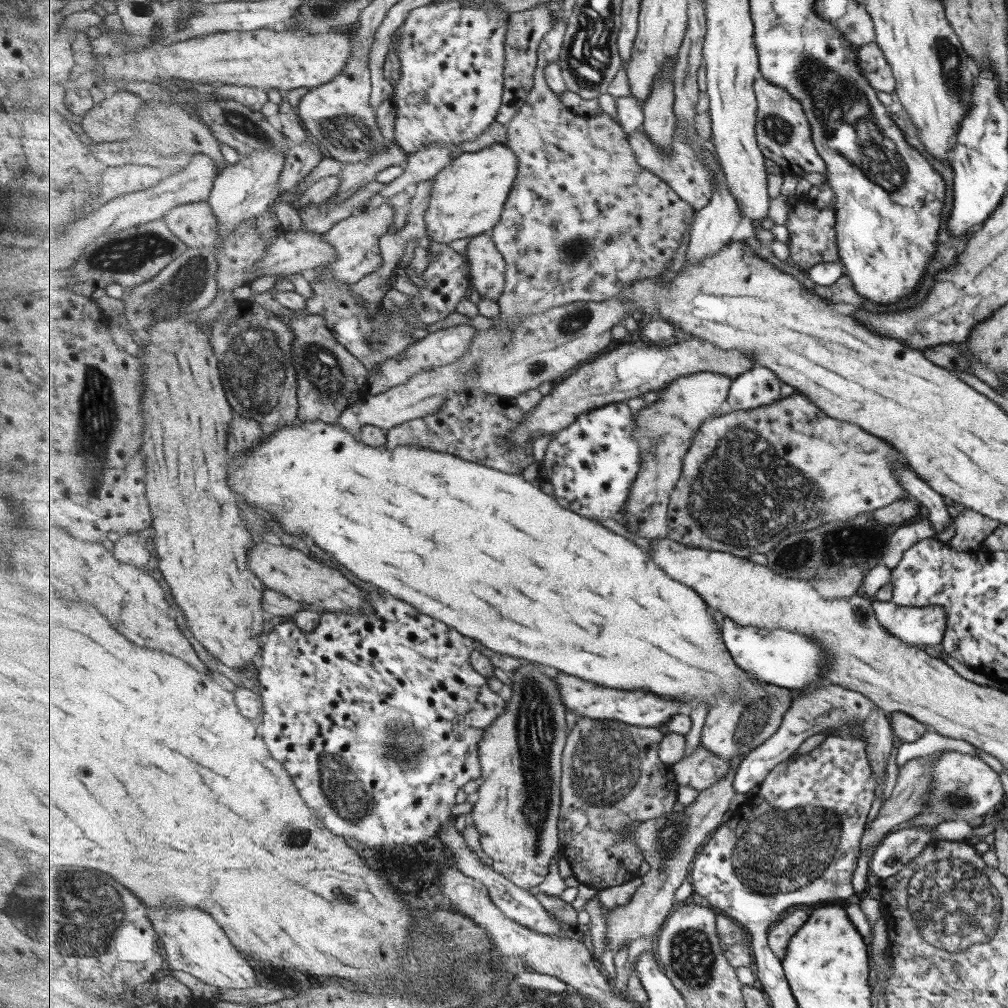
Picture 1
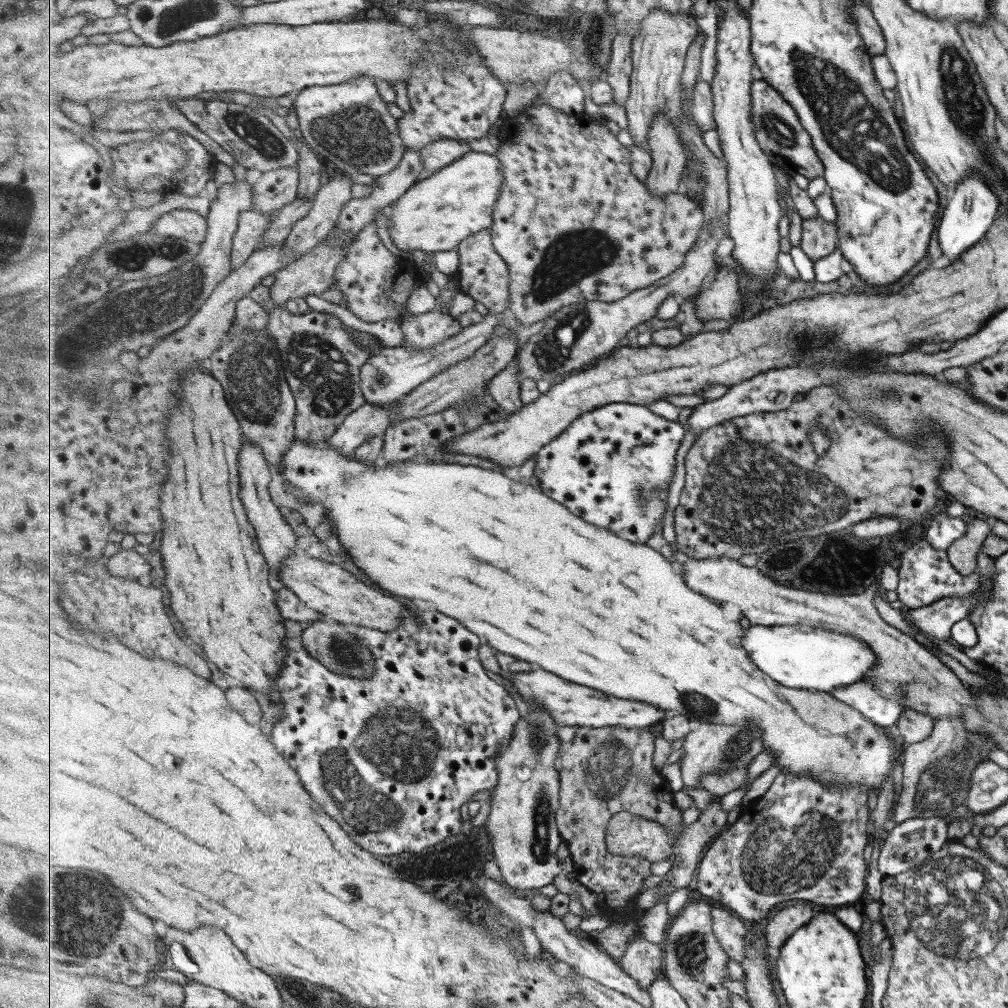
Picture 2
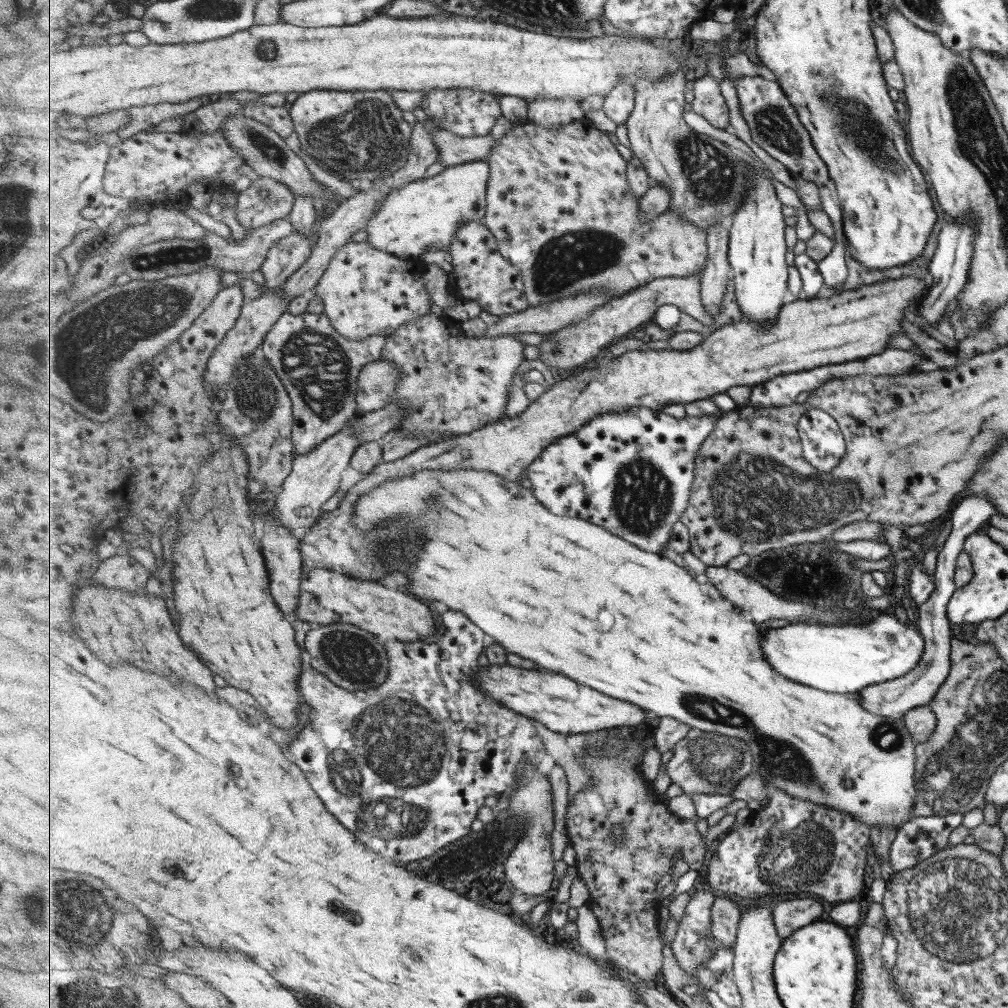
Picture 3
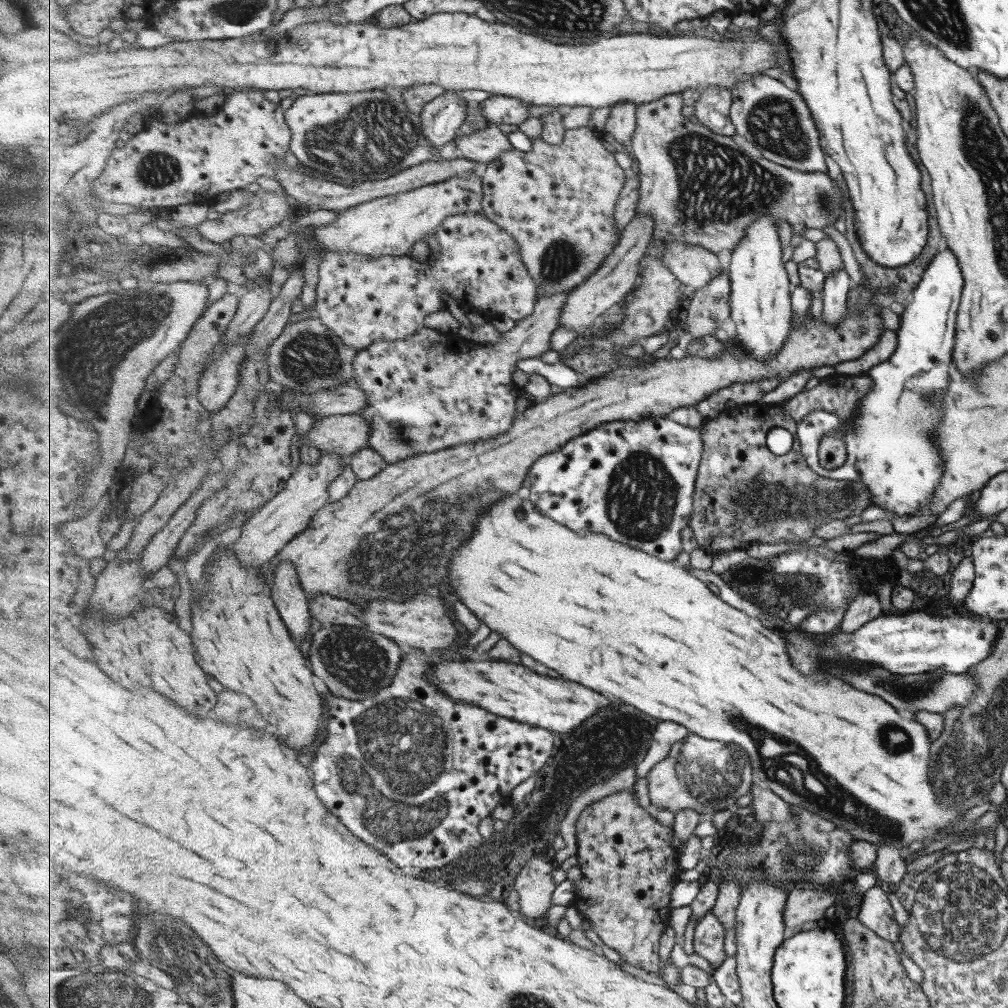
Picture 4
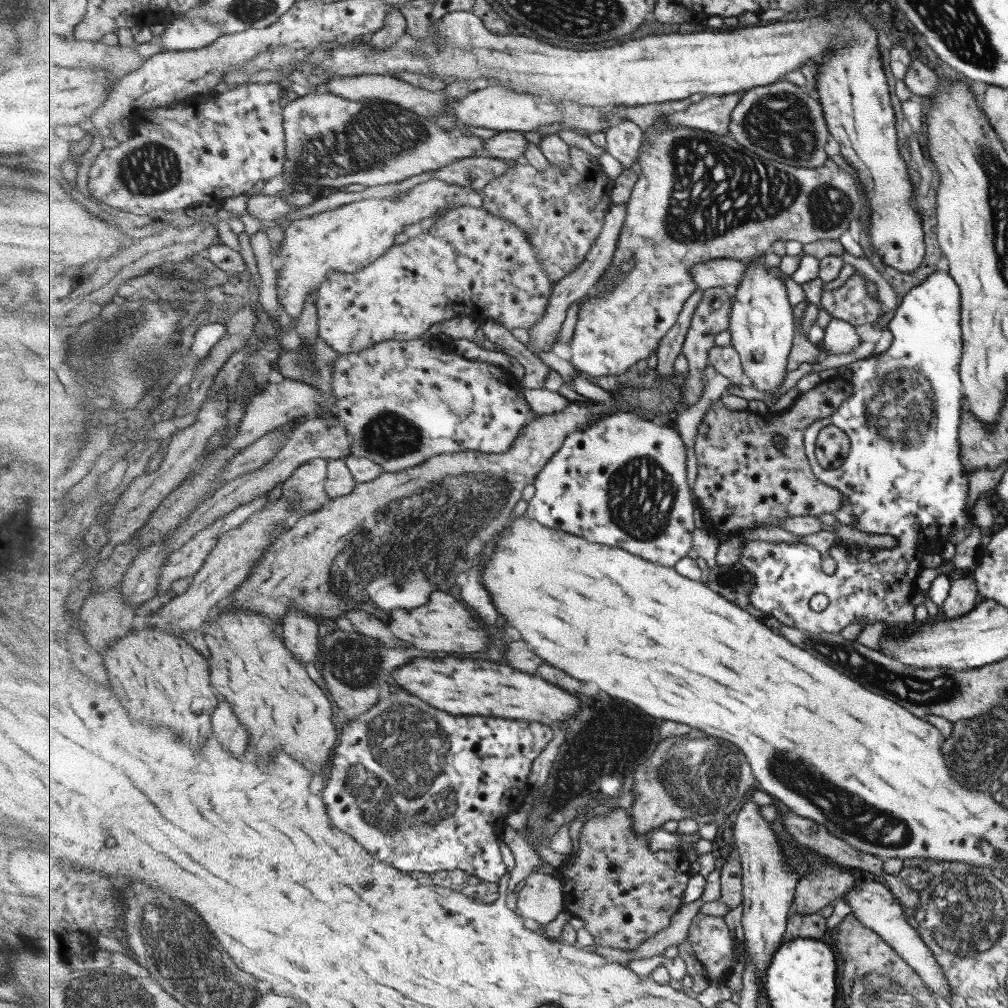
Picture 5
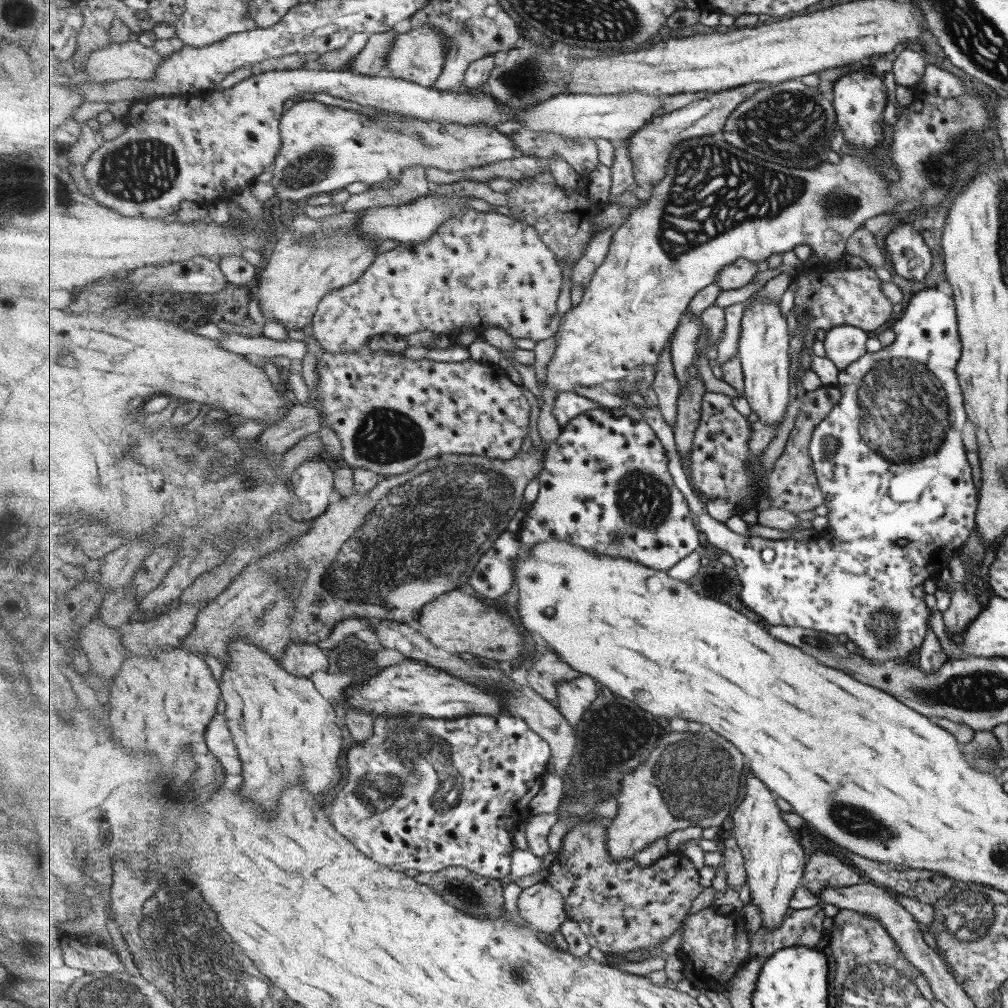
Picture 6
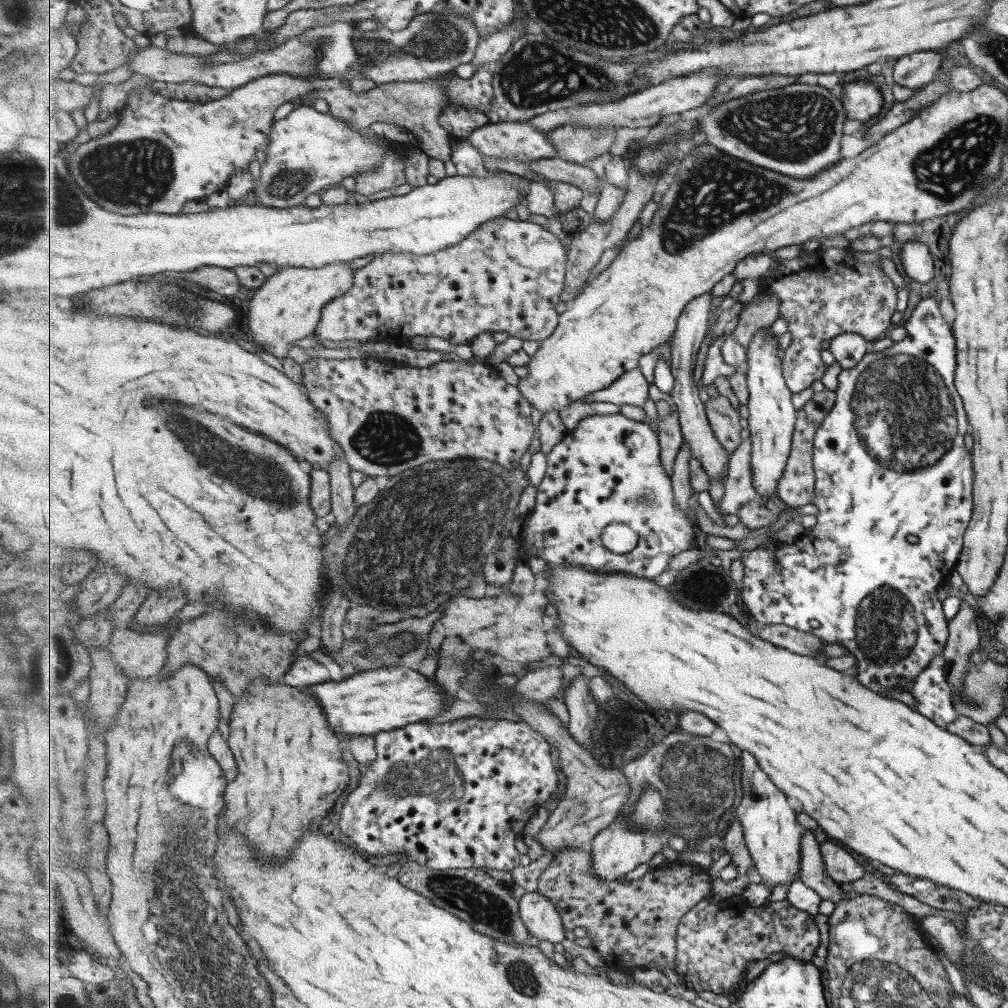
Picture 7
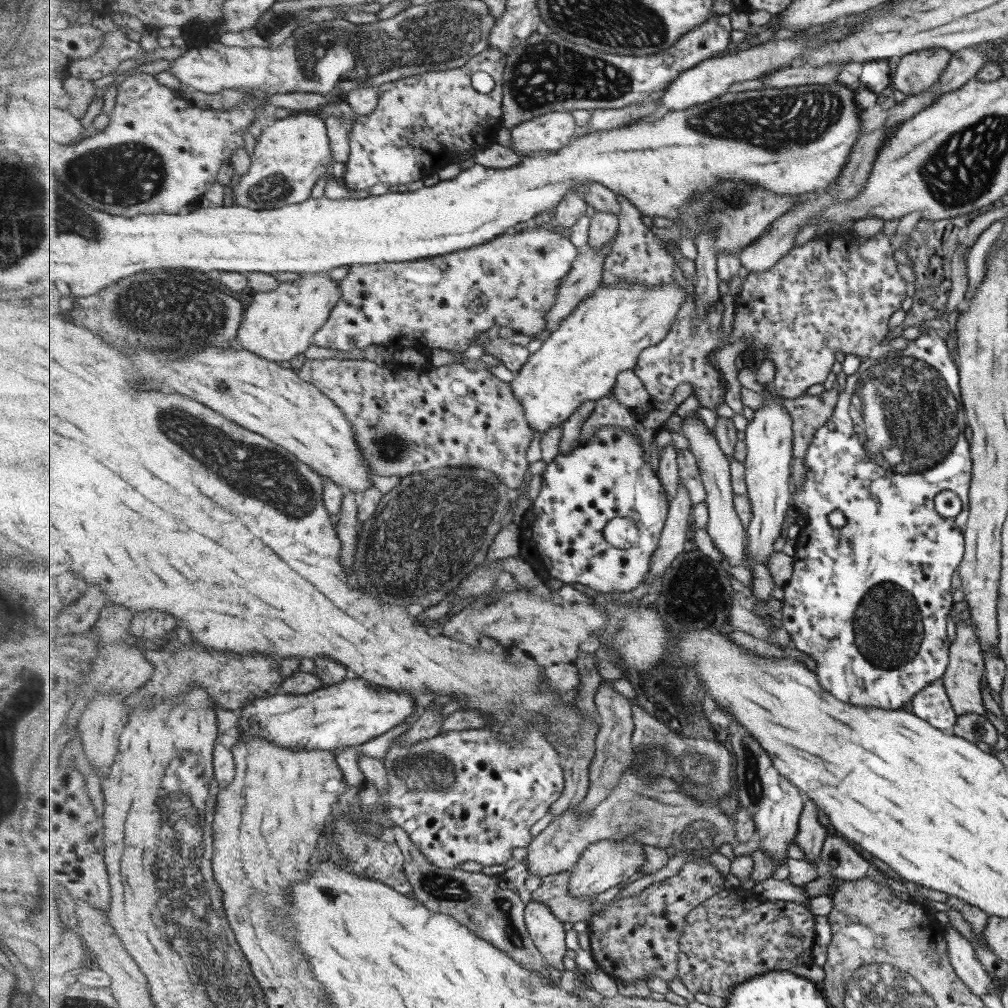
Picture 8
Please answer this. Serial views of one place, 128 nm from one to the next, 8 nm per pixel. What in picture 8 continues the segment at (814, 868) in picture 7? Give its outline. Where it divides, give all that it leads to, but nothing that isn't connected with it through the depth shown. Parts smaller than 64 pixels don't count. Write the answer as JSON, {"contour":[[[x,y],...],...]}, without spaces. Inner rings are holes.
{"contour":[[[806,799],[803,814],[801,814],[799,823],[799,832],[797,832],[796,844],[803,850],[805,860],[809,863],[817,862],[820,857],[820,850],[823,841],[831,834],[829,828],[819,824],[820,812],[811,799]]]}

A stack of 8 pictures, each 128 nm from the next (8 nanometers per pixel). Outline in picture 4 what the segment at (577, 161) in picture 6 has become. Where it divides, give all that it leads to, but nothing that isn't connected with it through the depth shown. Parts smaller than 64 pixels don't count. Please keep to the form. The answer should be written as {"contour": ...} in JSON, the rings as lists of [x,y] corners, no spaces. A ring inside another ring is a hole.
{"contour":[[[491,126],[479,129],[466,137],[456,136],[454,142],[464,155],[464,159],[486,164],[498,160],[508,150],[513,149],[507,135],[501,128]]]}

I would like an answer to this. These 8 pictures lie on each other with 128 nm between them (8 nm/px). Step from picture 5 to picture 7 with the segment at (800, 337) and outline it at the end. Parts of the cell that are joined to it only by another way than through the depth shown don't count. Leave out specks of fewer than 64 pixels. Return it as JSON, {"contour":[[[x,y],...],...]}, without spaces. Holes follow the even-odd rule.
{"contour":[[[927,296],[920,299],[903,324],[906,336],[886,349],[865,353],[853,368],[843,370],[835,362],[827,365],[827,370],[819,380],[825,389],[834,391],[837,396],[829,415],[815,430],[812,440],[811,458],[815,482],[811,504],[817,508],[815,525],[807,529],[807,538],[804,542],[795,540],[791,544],[781,541],[775,545],[763,544],[741,556],[741,561],[745,565],[745,580],[741,594],[754,619],[765,625],[783,624],[807,634],[811,633],[823,644],[842,645],[857,662],[855,680],[879,696],[890,697],[888,696],[890,689],[911,685],[931,662],[931,658],[943,653],[948,629],[941,601],[937,600],[937,592],[942,590],[942,585],[954,570],[961,552],[962,536],[973,512],[972,455],[969,455],[963,445],[967,419],[962,408],[962,400],[954,387],[955,340],[952,330],[949,330],[943,320],[938,305],[935,297]],[[907,536],[915,536],[917,542],[907,542]]]}

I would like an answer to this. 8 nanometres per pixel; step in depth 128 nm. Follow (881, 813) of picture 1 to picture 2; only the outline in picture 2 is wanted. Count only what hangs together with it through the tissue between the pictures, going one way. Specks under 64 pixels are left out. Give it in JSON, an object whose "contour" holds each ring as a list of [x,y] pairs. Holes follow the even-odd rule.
{"contour":[[[959,715],[941,717],[921,743],[905,745],[901,762],[902,788],[891,808],[891,826],[909,818],[944,817],[967,798],[973,768],[989,760],[989,752],[998,750],[994,742],[979,733],[969,733]]]}

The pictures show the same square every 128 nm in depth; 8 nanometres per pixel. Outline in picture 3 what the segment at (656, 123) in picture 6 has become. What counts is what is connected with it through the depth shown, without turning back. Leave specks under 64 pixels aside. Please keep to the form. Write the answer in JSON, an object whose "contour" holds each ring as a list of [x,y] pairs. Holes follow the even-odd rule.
{"contour":[[[709,74],[693,80],[692,109],[703,116],[713,127],[725,131],[725,128],[731,124],[731,118],[729,118],[729,104],[725,102],[721,94],[719,81]]]}

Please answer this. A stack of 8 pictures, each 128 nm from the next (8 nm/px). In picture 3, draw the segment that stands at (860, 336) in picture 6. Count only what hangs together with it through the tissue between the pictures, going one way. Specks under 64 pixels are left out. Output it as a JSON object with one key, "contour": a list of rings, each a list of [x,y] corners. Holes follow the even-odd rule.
{"contour":[[[842,225],[833,227],[833,236],[831,252],[827,254],[823,261],[816,264],[818,271],[822,276],[823,284],[826,284],[829,288],[835,288],[839,286],[841,282],[845,280],[847,276],[845,258],[845,240],[842,232]]]}

